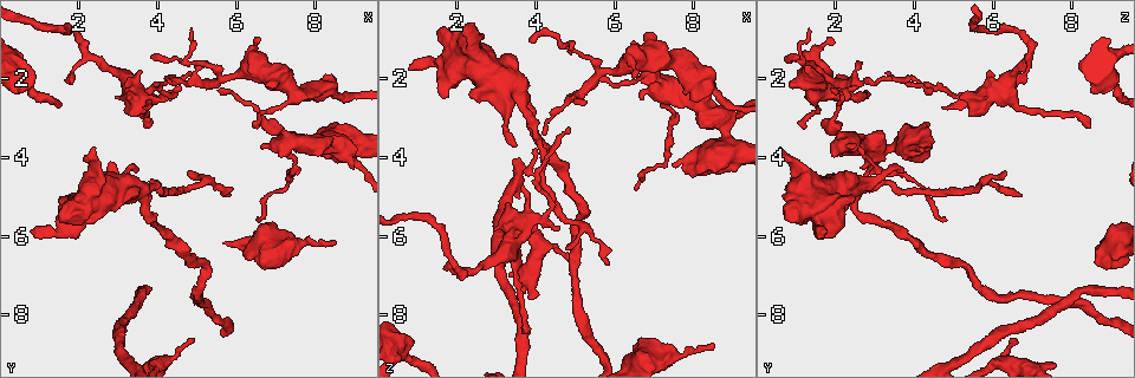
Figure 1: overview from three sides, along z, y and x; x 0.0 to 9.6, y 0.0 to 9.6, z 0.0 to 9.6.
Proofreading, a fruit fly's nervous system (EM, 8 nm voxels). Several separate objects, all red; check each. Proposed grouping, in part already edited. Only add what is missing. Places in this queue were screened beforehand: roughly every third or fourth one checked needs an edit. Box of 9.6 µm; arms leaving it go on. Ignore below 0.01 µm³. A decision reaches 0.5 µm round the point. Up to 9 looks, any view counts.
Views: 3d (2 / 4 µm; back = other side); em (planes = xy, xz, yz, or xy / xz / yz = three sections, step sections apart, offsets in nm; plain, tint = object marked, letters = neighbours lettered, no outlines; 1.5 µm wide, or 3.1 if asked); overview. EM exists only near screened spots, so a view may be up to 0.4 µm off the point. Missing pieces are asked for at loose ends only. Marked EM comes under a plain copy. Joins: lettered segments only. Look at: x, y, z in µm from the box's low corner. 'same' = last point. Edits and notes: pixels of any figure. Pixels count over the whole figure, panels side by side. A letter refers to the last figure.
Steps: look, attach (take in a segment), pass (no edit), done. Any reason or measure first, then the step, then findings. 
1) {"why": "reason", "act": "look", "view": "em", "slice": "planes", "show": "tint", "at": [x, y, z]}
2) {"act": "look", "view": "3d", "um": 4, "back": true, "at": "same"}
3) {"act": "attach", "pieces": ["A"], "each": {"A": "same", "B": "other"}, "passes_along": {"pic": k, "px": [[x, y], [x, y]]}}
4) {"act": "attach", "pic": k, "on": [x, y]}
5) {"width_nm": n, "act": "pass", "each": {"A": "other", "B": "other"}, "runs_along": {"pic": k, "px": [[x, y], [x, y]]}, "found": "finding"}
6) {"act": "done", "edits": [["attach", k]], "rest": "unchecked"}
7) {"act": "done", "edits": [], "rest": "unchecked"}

{"why": "branch stops here", "act": "look", "view": "3d", "um": 4, "at": [4.60, 2.25, 5.75]}

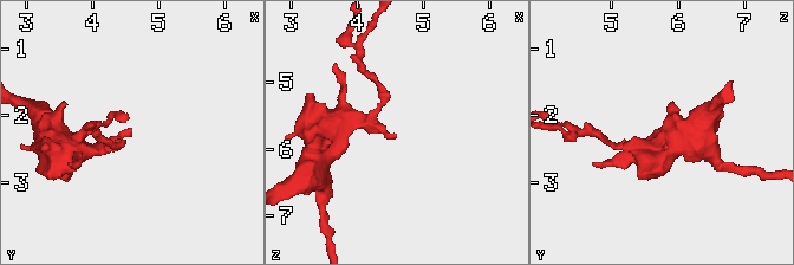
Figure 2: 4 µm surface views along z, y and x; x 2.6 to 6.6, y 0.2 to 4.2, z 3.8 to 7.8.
{"act": "look", "view": "em", "slice": "planes", "show": "letters", "at": [4.55, 2.20, 5.80]}

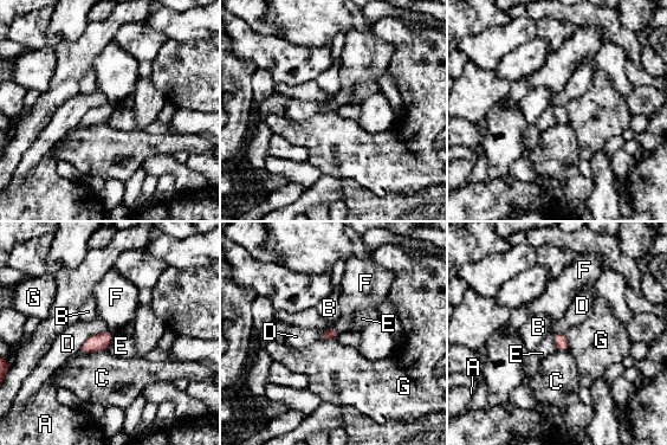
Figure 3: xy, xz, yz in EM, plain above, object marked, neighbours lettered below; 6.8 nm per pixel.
{"longest_contact_nm": ["D", 260], "act": "pass", "each": {"A": "other", "B": "other", "C": "other", "D": "other", "E": "other", "F": "other", "G": "other"}, "border": {"pic": 3, "px": [[107, 329], [92, 334], [78, 352]]}, "found": "none of them fits"}

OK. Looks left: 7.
{"why": "end of a long branch", "act": "look", "view": "em", "slice": "planes", "show": "tint", "at": [6.55, 5.55, 4.85]}

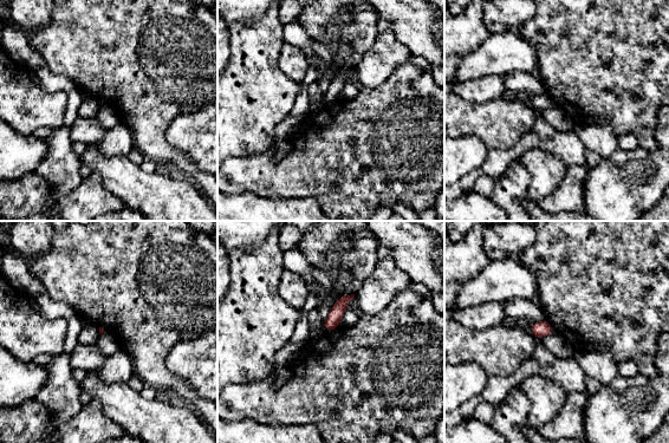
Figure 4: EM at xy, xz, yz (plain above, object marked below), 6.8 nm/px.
{"why": "what lies round it", "act": "look", "view": "em", "slice": "planes", "show": "letters", "at": "same"}

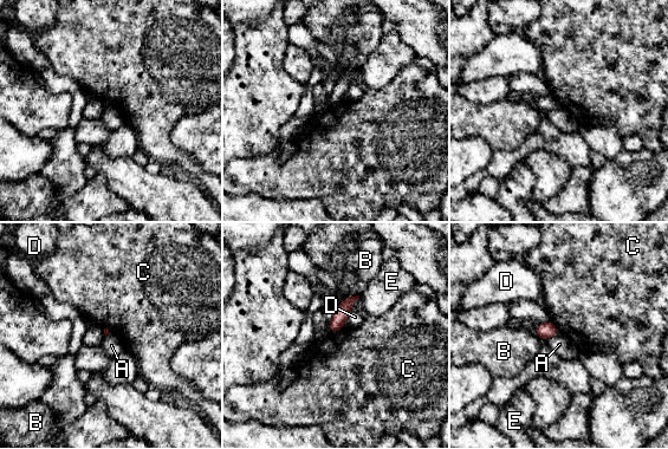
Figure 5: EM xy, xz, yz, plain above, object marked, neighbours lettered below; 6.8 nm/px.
{"act": "pass", "each": {"A": "other", "B": "other", "C": "other", "D": "other", "E": "other"}, "found": "no lettered segment goes on from it"}

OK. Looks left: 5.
{"why": "stops while still wide", "act": "look", "view": "em", "slice": "xz", "step": 4, "show": "tint", "at": [6.65, 3.65, 2.50]}

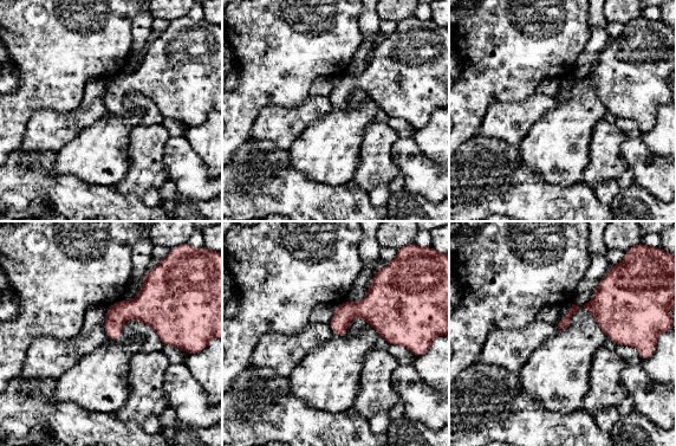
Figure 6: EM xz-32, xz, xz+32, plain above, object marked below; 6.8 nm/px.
{"act": "look", "view": "em", "slice": "xz", "step": 4, "show": "letters", "at": "same"}

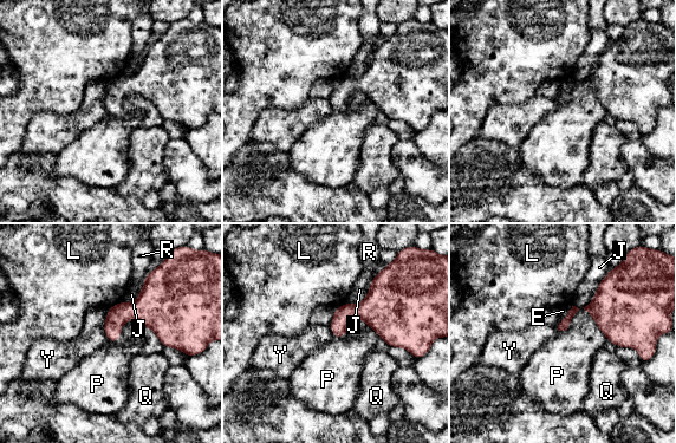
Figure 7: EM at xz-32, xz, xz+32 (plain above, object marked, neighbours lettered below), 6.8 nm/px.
{"act": "pass", "each": {"E": "other", "J": "other", "L": "other", "P": "other", "Q": "other", "R": "other", "Y": "other"}, "border": {"pic": 7, "px": [[103, 330], [108, 339]]}, "found": "none of them fits"}

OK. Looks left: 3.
{"why": "free end", "act": "look", "view": "3d", "um": 2, "at": [8.50, 6.20, 8.80]}

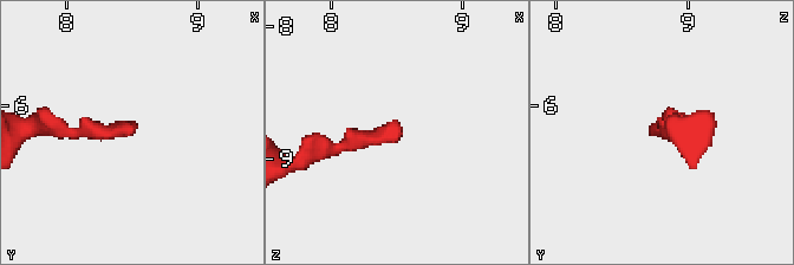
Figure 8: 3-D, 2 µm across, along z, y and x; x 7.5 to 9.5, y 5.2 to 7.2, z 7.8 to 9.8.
{"why": "shape alone is not enough", "act": "look", "view": "em", "slice": "xz", "step": 8, "show": "tint", "at": [8.52, 6.20, 8.78]}

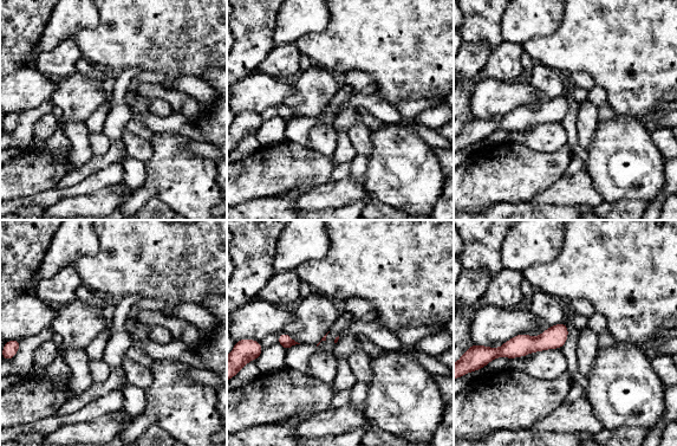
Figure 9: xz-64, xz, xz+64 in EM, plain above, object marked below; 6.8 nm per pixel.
{"act": "look", "view": "em", "slice": "planes", "show": "letters", "at": "same"}

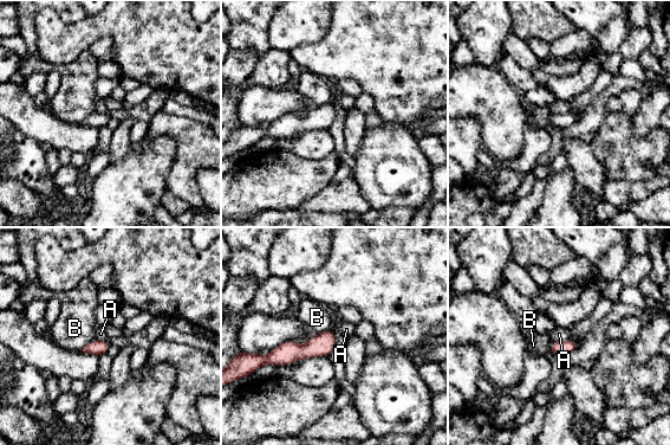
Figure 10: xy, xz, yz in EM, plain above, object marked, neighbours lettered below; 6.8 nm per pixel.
{"longest_contact_nm": ["B", 280], "act": "pass", "each": {"A": "other", "B": "other"}, "border": {"pic": 10, "px": [[574, 340], [555, 340], [552, 342]]}, "found": "no lettered segment goes on from it"}

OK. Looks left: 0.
{"act": "done", "edits": [], "rest": "unchecked"}

